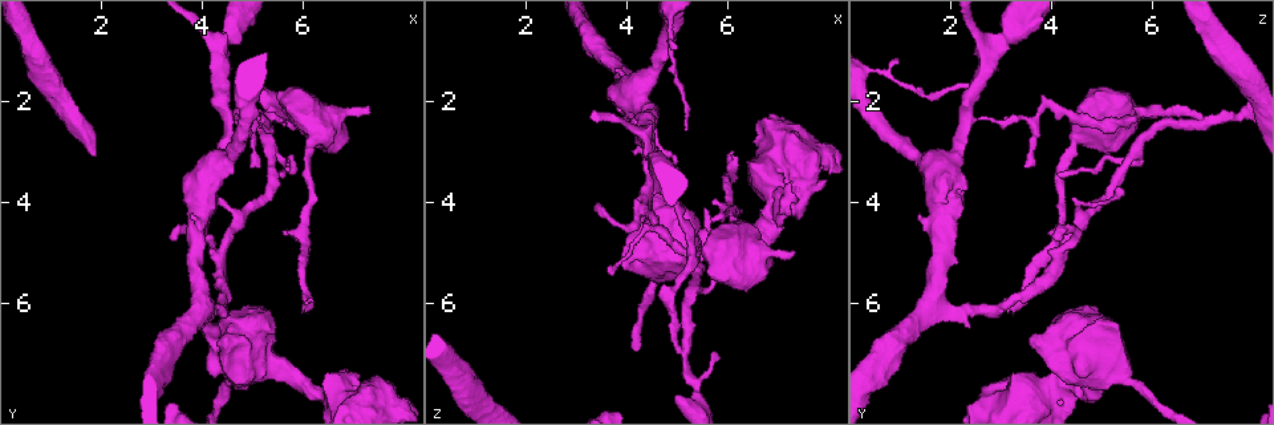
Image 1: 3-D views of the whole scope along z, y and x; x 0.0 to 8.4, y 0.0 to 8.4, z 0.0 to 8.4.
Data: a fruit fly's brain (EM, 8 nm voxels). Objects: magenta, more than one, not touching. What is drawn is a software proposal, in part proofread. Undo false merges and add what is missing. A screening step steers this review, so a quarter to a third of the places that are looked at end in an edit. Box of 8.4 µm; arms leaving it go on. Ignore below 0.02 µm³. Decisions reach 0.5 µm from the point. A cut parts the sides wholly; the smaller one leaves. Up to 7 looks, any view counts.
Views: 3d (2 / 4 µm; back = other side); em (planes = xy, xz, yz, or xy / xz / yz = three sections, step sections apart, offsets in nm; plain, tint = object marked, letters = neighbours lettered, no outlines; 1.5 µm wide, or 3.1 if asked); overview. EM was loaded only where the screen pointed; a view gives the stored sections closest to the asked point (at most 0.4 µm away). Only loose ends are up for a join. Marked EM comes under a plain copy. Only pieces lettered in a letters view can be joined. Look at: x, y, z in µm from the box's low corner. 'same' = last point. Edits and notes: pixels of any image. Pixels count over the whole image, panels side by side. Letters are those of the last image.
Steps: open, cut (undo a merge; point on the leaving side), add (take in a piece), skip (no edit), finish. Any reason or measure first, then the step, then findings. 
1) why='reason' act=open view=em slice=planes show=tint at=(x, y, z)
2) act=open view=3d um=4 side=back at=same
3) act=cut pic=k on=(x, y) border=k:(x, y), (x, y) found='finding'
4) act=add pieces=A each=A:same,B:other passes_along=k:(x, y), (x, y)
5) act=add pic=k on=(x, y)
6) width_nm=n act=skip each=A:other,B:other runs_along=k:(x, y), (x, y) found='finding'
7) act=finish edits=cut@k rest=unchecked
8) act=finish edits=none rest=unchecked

why='branch stops here' act=open view=em slice=planes show=letters at=(7.30, 2.20, 4.95)

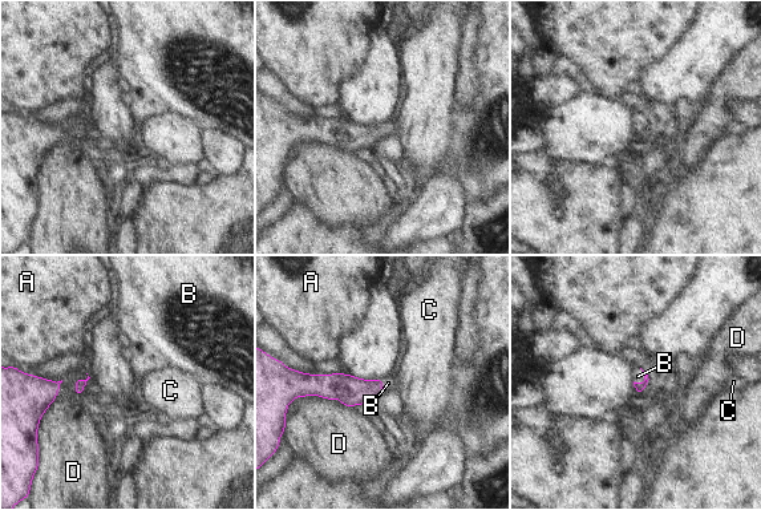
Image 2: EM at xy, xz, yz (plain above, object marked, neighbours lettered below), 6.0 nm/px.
act=add pieces=B each=A:other,B:same,C:other,D:other passes_along=2:(639, 387), (644, 379), (638, 376) found='the neuron continues'

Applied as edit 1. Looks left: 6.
act=open view=em slice=xz step=4 show=tint at=(4.65, 7.35, 5.45)

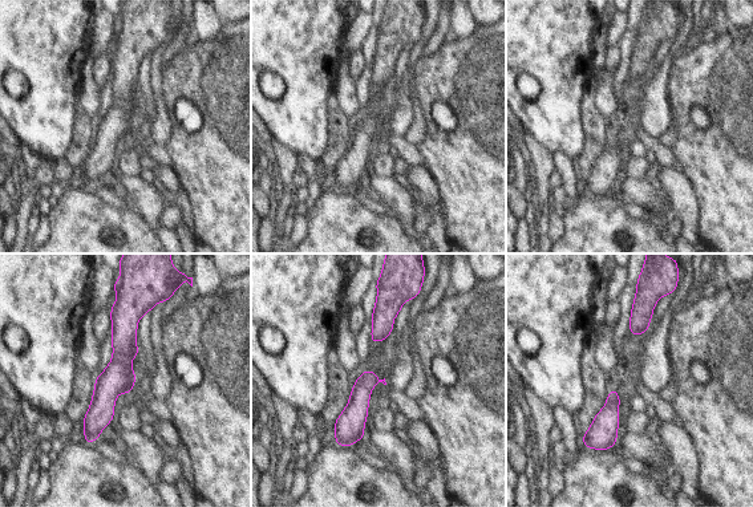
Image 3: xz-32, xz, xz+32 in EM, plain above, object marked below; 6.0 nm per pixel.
why='see the neighbours' act=open view=em slice=xz step=4 show=letters at=same

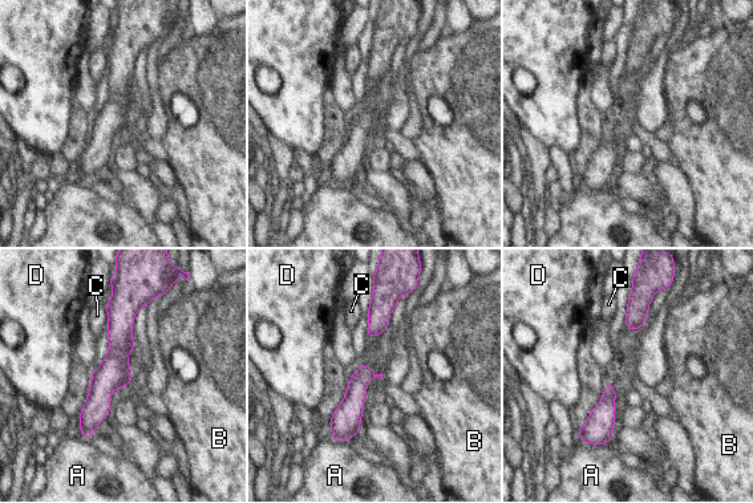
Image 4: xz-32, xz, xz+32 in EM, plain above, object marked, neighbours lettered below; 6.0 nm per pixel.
act=skip each=A:other,B:other,C:other,D:other runs_along=4:(113, 304), (117, 360), (84, 433) found='continuous, no second neuron'

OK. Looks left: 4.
act=finish edits=add@2 rest=unchecked

